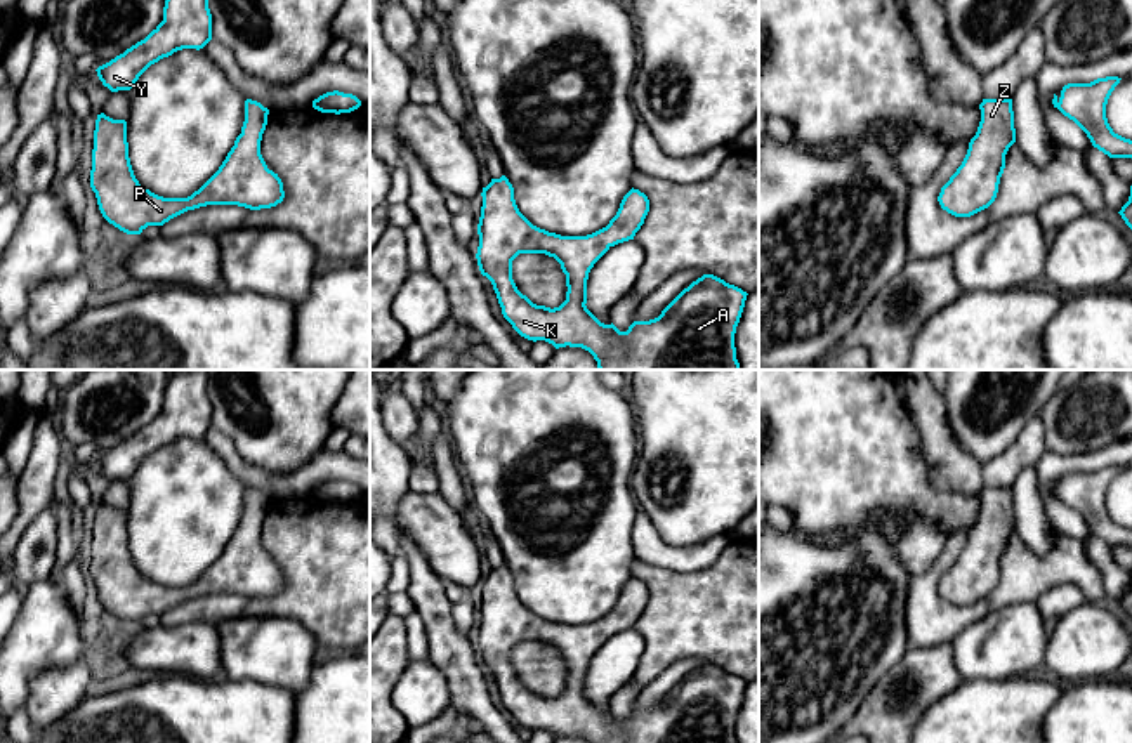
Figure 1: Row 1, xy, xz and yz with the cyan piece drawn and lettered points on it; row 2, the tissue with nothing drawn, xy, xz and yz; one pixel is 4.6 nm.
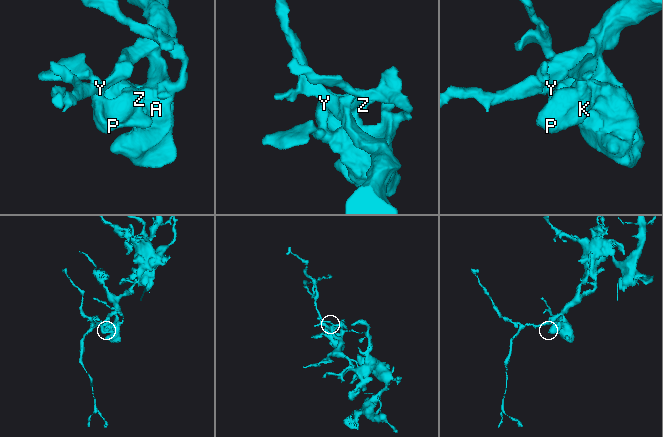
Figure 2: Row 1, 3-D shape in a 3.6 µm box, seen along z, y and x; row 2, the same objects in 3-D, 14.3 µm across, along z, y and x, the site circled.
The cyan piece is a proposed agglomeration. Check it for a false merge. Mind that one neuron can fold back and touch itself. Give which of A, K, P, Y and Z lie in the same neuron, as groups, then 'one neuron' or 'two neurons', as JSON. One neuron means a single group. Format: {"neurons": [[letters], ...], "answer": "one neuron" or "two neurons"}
{"neurons": [["A", "K", "P", "Y", "Z"]], "answer": "one neuron"}

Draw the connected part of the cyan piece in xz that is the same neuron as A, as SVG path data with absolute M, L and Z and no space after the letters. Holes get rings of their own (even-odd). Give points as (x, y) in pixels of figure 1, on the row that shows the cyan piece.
M505 175L491 179L481 196L477 266L491 281L503 318L521 337L533 342L545 340L556 349L582 347L594 356L599 370L740 370L734 333L748 293L714 274L703 274L684 288L658 318L634 321L627 332L620 332L613 323L601 323L587 309L589 273L611 247L634 240L649 212L644 193L632 187L609 224L587 236L561 236L533 226L519 212L514 187ZM519 253L545 253L561 264L568 292L559 307L536 306L517 290L512 279L512 260Z

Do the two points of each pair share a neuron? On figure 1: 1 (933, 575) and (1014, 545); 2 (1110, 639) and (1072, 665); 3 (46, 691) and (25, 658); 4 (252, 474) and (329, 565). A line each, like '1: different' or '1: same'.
1: same
2: same
3: different
4: different

